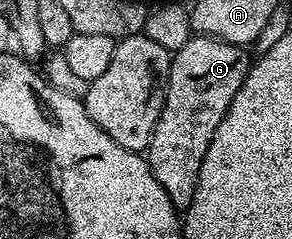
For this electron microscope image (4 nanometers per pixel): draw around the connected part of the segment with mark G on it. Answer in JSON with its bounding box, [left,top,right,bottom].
[144,36,252,212]

